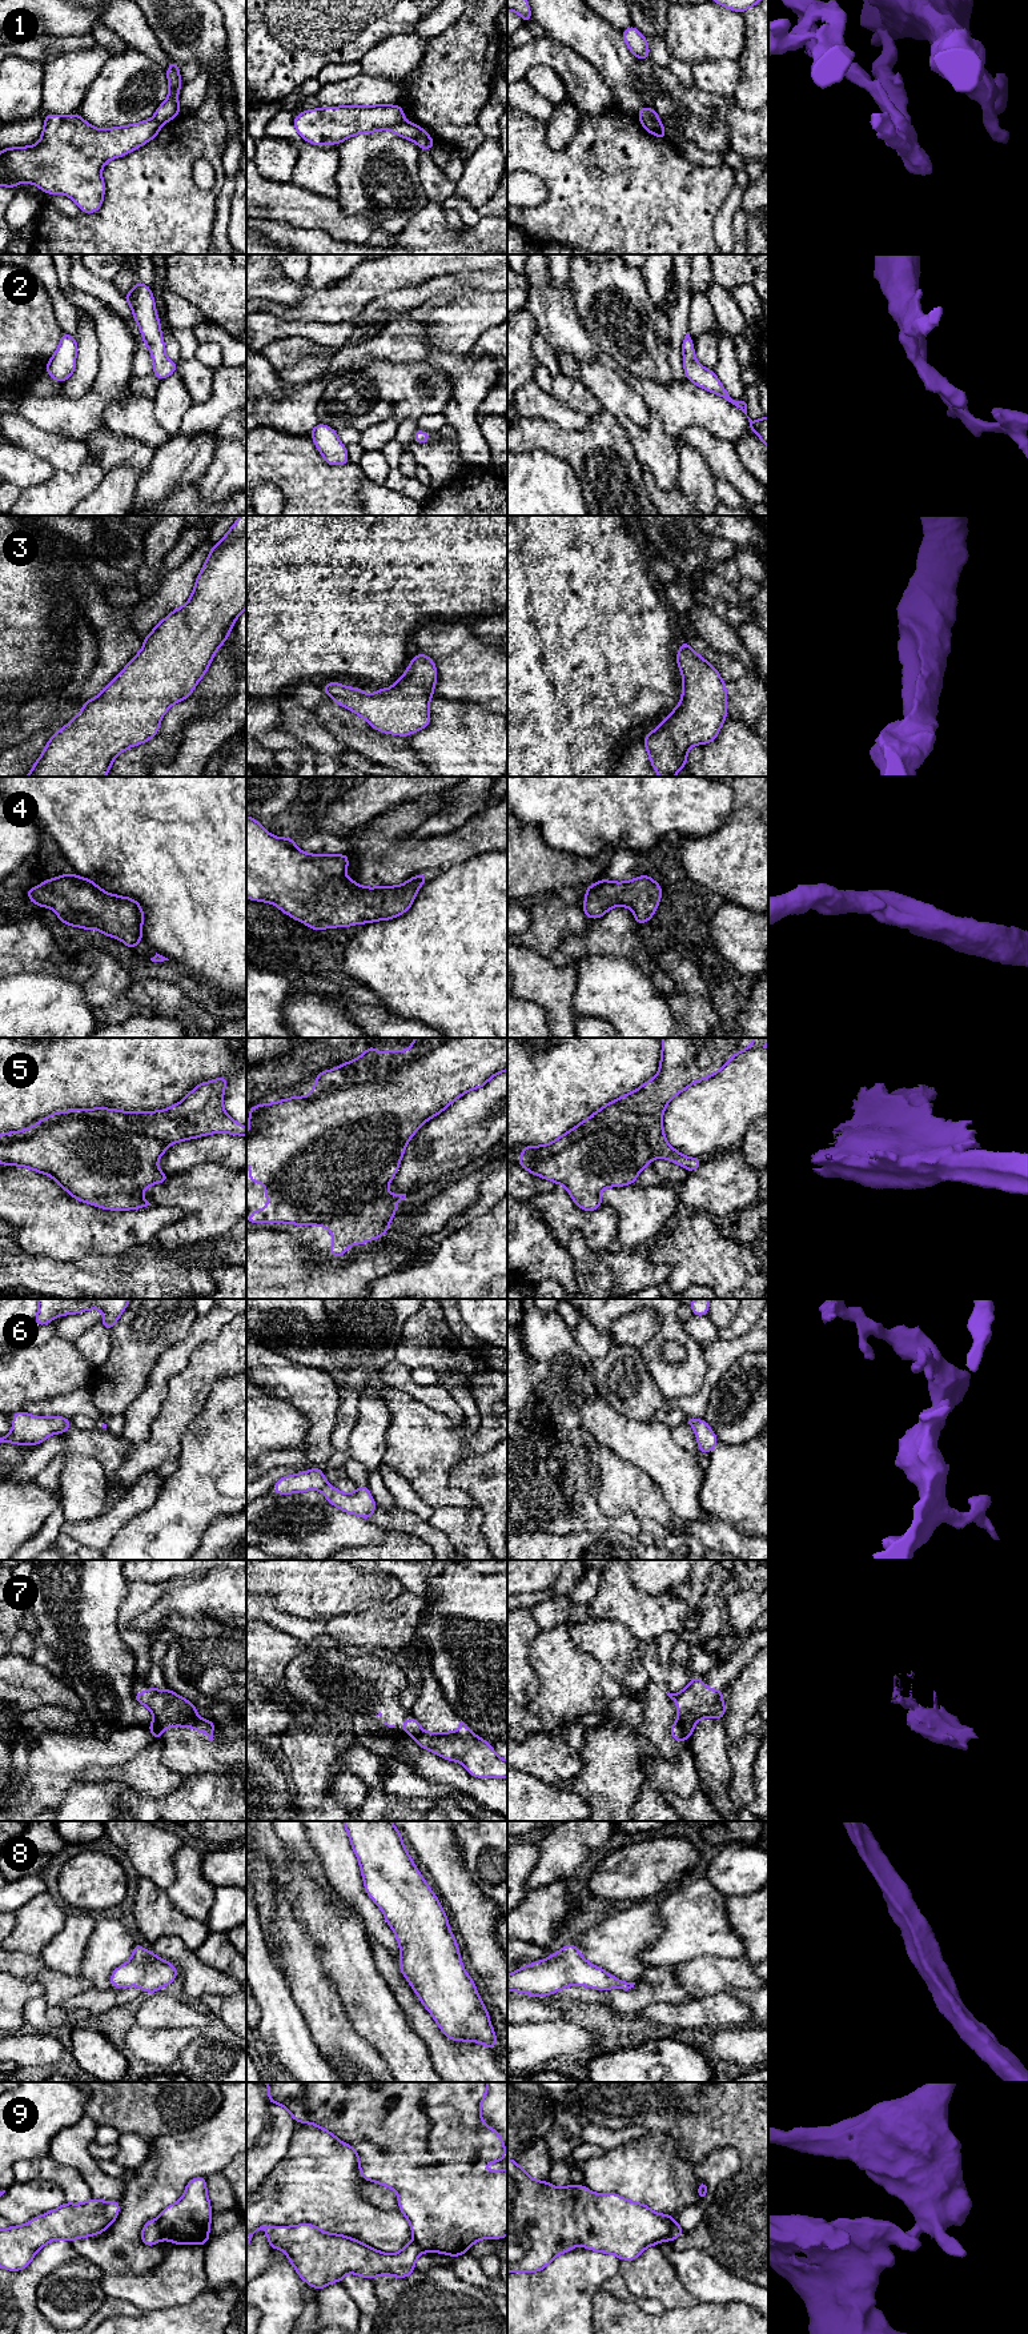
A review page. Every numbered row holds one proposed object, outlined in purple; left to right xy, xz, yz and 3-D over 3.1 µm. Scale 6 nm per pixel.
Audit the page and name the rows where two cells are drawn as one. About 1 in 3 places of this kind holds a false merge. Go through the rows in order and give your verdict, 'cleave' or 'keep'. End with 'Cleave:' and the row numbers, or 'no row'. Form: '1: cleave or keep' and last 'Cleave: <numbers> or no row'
1: cleave
2: keep
3: keep
4: keep
5: keep
6: cleave
7: cleave
8: keep
9: cleave
Cleave: 1, 6, 7, 9

